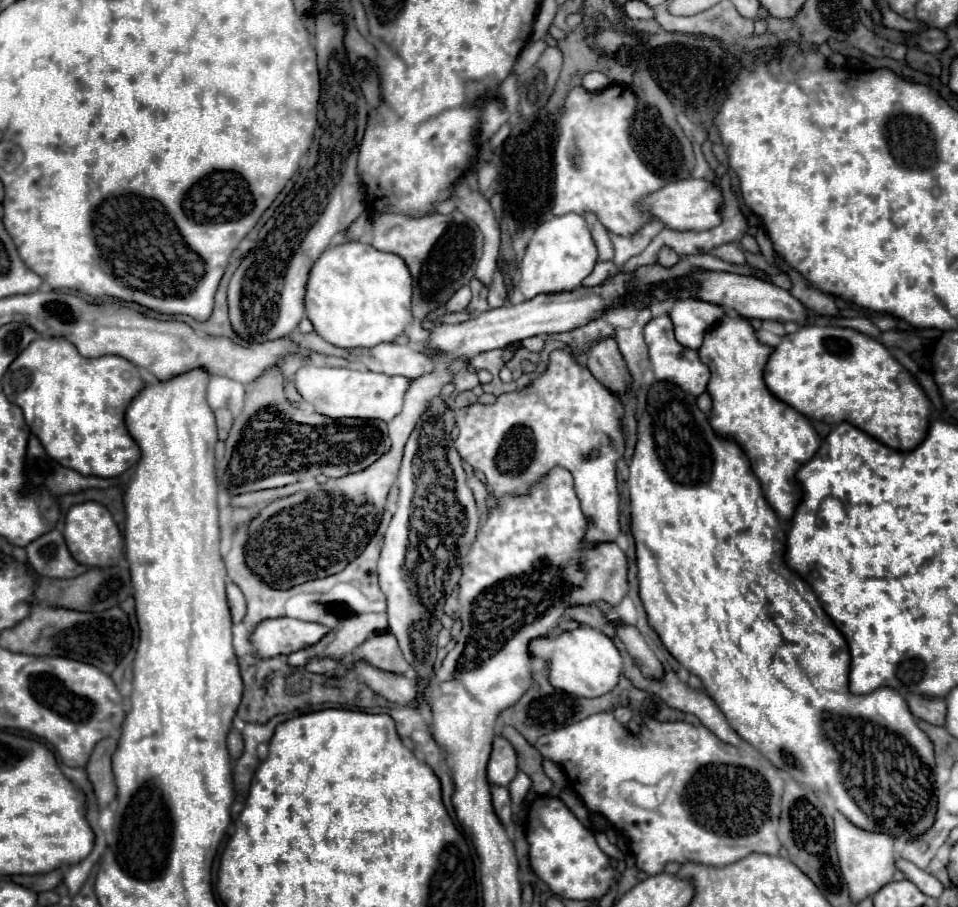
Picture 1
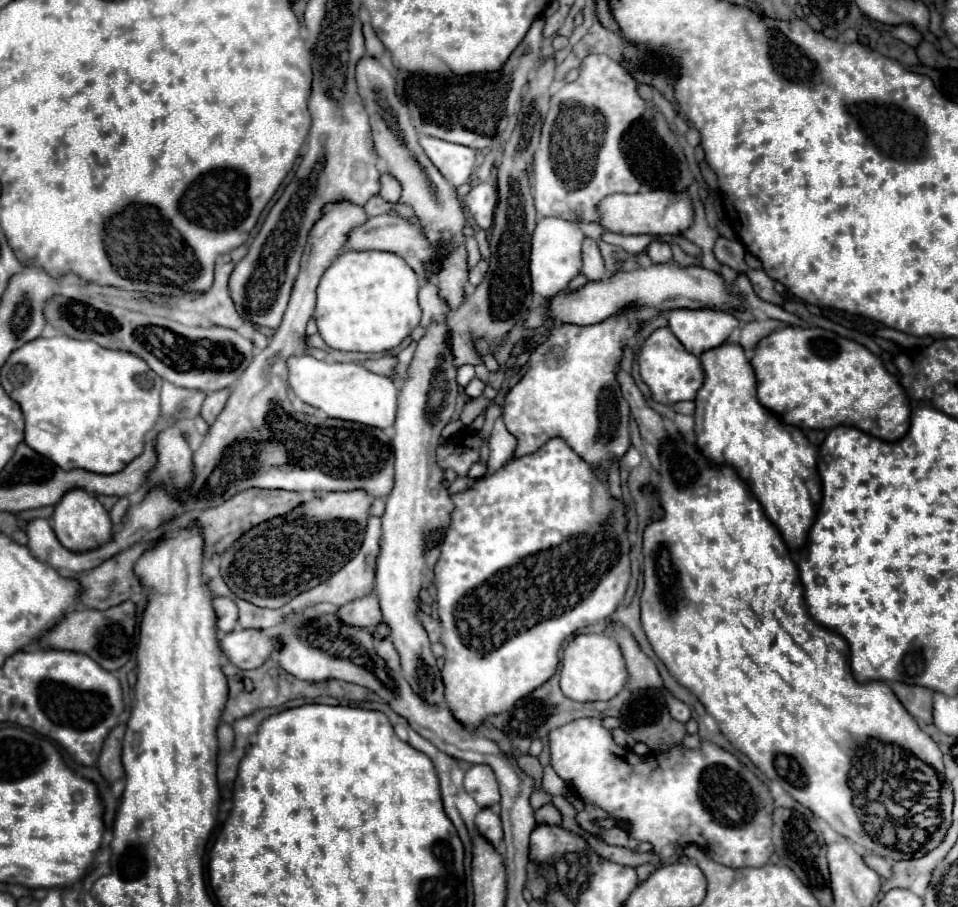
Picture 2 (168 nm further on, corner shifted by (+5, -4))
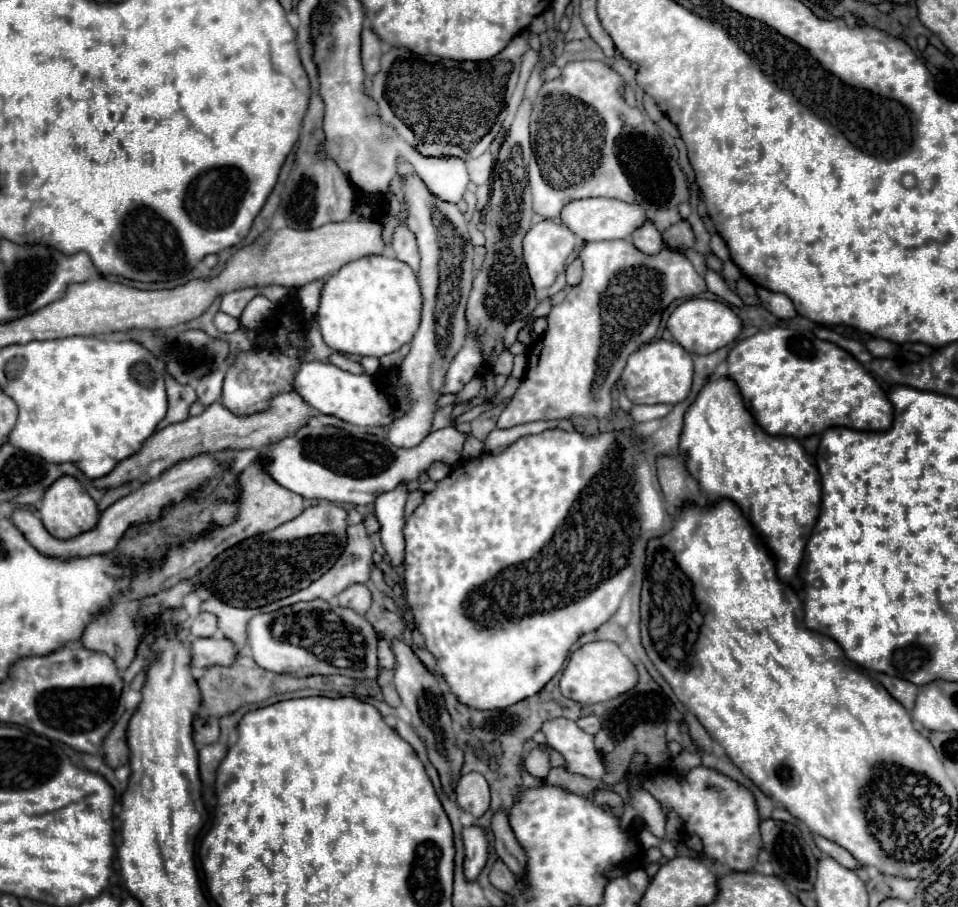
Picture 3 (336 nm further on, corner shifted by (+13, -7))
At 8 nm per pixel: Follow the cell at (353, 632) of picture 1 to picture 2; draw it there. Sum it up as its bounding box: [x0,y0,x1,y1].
[338,592,382,632]

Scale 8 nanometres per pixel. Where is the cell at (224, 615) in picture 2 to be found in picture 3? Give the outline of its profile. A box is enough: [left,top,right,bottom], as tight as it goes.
[190,613,218,637]

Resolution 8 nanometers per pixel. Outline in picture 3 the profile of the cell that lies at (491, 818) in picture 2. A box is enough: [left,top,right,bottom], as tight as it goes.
[462,825,488,879]

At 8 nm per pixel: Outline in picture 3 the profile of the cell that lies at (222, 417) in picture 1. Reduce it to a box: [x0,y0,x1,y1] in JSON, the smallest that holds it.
[196,371,224,407]

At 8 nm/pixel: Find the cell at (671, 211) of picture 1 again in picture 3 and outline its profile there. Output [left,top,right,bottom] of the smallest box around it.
[562,197,648,241]

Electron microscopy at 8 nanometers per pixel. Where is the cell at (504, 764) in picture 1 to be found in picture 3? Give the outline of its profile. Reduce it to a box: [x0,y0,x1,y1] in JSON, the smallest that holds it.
[456,773,490,817]

